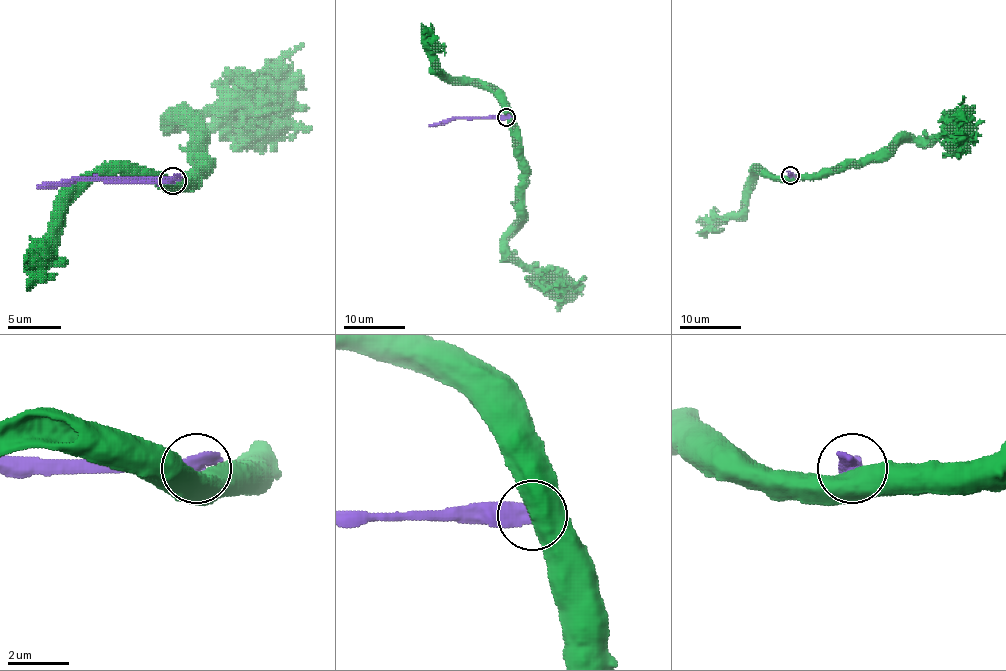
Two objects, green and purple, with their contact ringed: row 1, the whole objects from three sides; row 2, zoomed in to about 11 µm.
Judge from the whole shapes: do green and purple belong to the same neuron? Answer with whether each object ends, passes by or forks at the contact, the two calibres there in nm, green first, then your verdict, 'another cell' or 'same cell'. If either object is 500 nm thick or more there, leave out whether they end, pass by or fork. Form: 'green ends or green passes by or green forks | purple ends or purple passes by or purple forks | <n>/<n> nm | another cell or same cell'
750/600 nm | another cell

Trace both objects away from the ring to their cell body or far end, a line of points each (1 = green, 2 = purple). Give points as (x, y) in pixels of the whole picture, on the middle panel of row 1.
1: (506, 117), (514, 155), (521, 171), (521, 212), (507, 239), (507, 251), (554, 280), (563, 280), (581, 291)
2: (506, 117), (452, 117), (429, 126)

